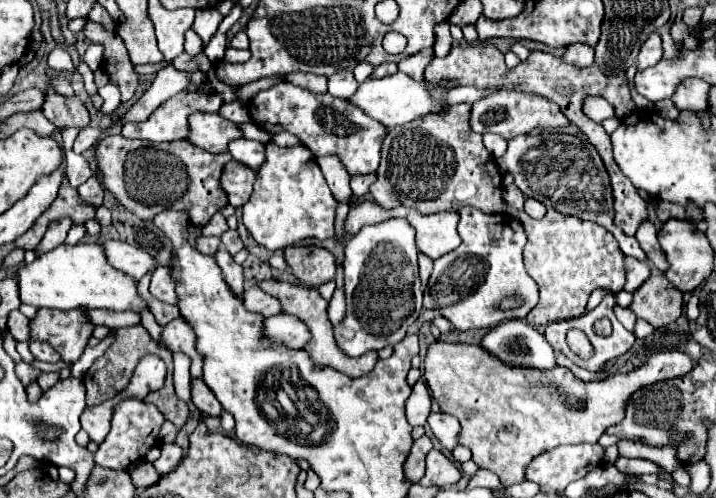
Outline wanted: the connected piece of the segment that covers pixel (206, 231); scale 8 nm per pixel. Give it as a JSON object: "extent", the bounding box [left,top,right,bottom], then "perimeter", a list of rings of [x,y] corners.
{"extent":[201,212,229,236],"perimeter":[[[217,212],[217,214],[209,220],[209,224],[201,228],[201,232],[203,232],[203,236],[221,236],[227,228],[229,228],[229,226],[227,226],[225,216]]]}

